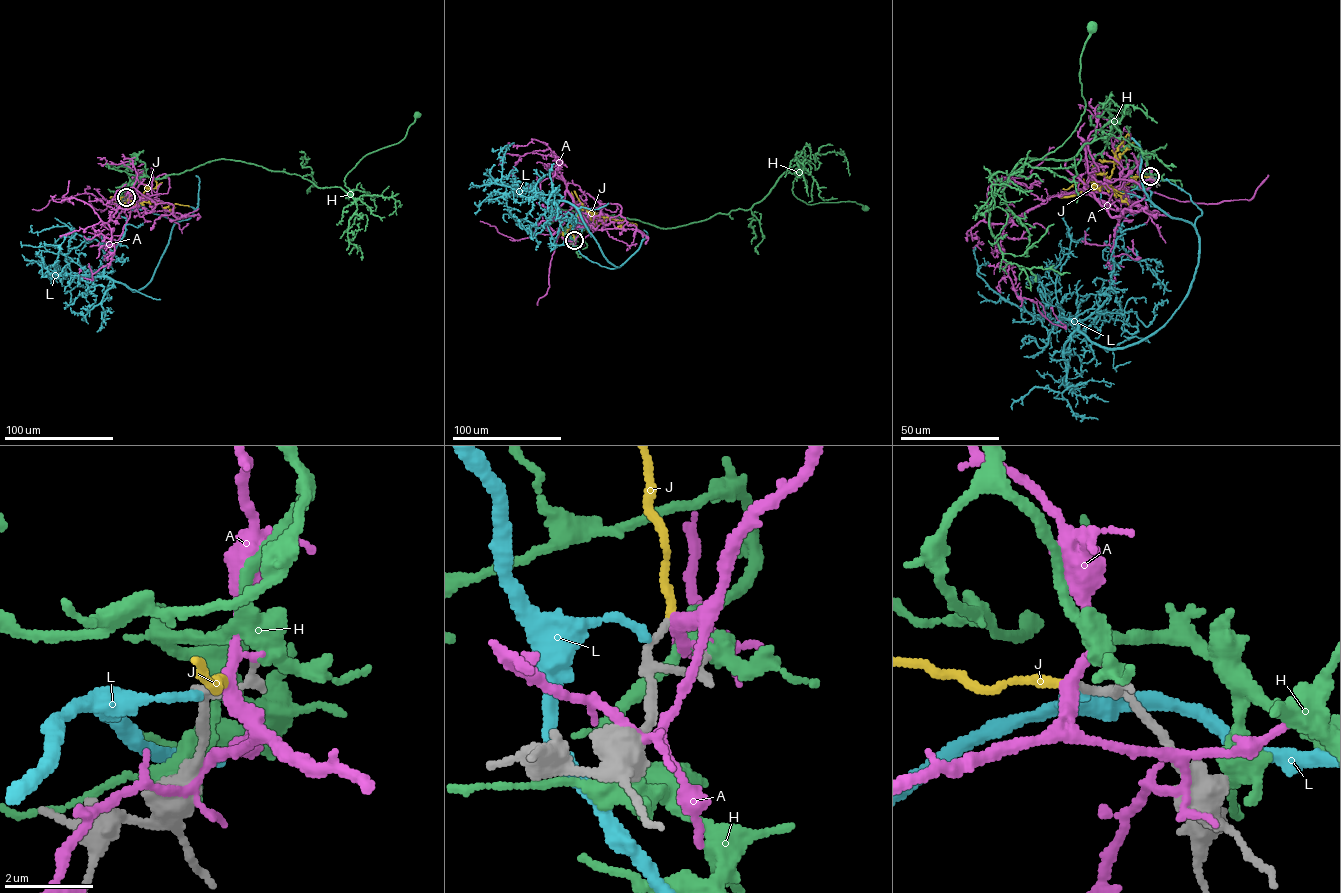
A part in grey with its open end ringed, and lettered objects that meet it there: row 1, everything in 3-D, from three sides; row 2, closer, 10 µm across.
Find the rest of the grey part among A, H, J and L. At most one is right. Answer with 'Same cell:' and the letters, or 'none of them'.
Same cell: J

